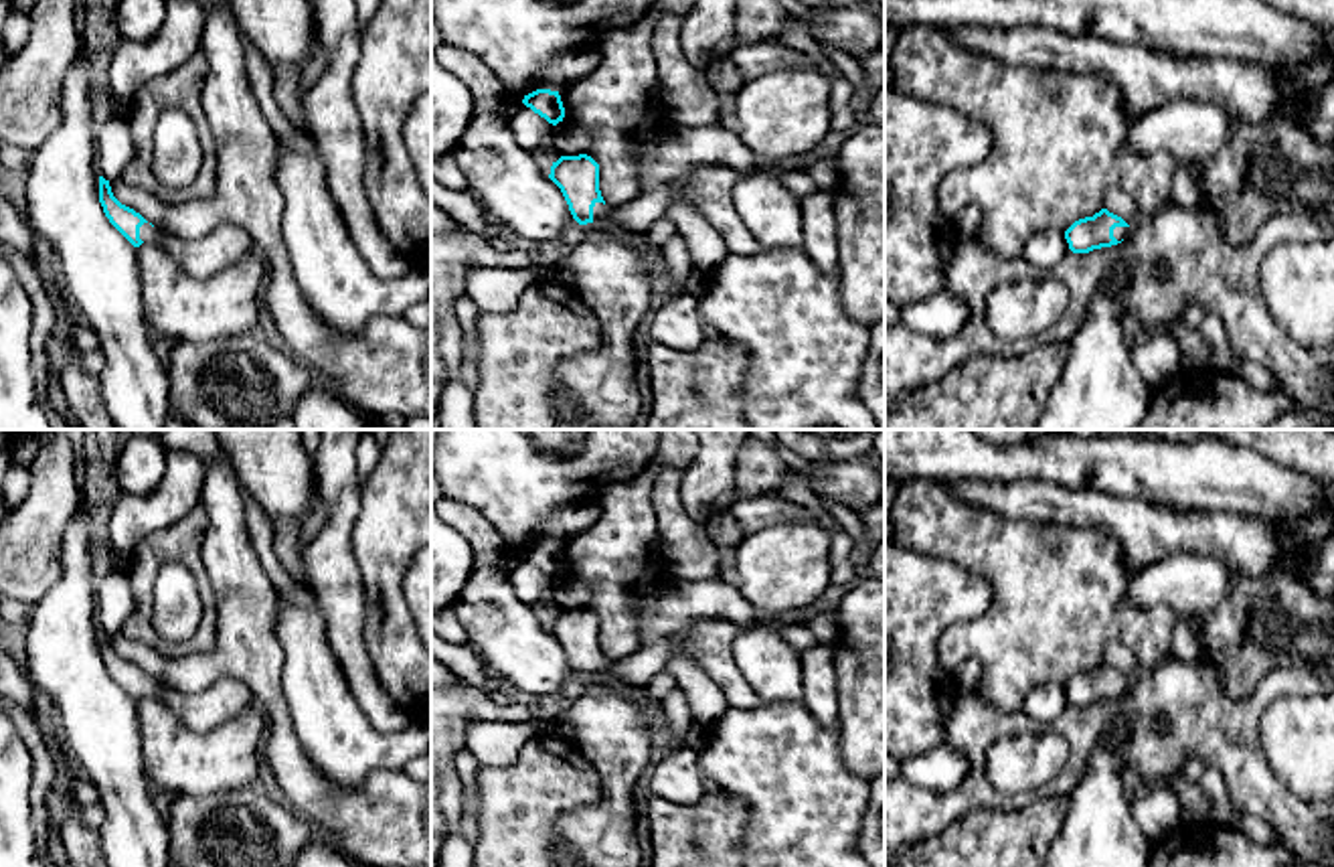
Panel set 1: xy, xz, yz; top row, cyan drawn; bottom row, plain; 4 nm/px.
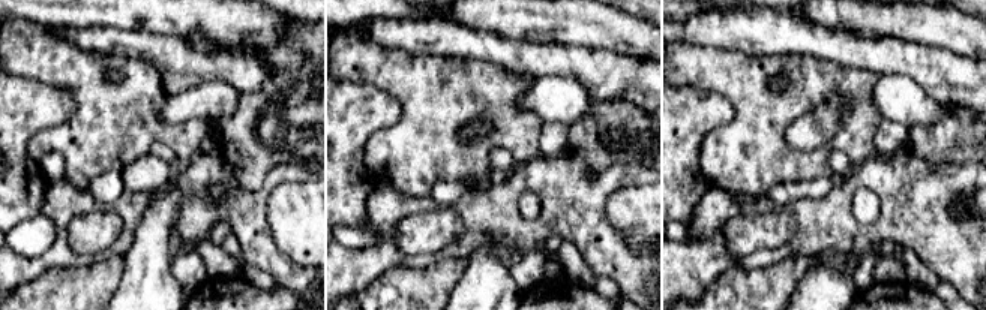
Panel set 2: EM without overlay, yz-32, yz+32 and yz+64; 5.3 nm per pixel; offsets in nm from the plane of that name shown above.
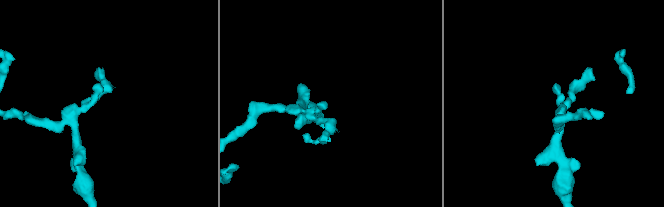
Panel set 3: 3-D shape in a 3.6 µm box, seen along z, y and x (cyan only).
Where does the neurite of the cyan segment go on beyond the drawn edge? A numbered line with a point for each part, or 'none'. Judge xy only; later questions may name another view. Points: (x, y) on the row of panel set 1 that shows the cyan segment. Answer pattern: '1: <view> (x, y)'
1: xy (205, 256)

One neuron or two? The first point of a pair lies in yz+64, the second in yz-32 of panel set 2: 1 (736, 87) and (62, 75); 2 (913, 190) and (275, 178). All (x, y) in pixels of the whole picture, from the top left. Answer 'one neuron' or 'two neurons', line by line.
1: one neuron
2: one neuron

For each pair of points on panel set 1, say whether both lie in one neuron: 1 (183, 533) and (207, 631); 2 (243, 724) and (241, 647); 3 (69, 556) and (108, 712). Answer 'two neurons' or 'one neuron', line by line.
1: one neuron
2: two neurons
3: one neuron

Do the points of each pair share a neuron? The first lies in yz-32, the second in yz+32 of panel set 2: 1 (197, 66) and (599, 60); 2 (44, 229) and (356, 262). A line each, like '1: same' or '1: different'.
1: same
2: different

